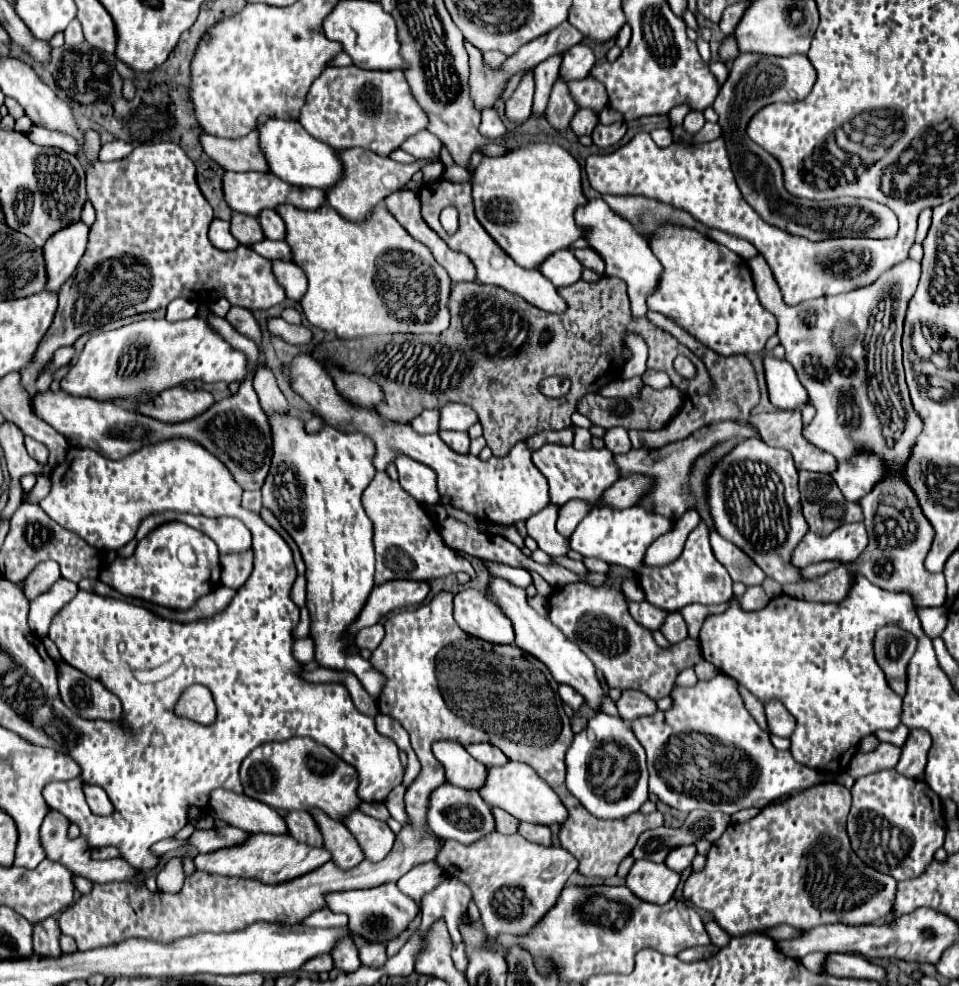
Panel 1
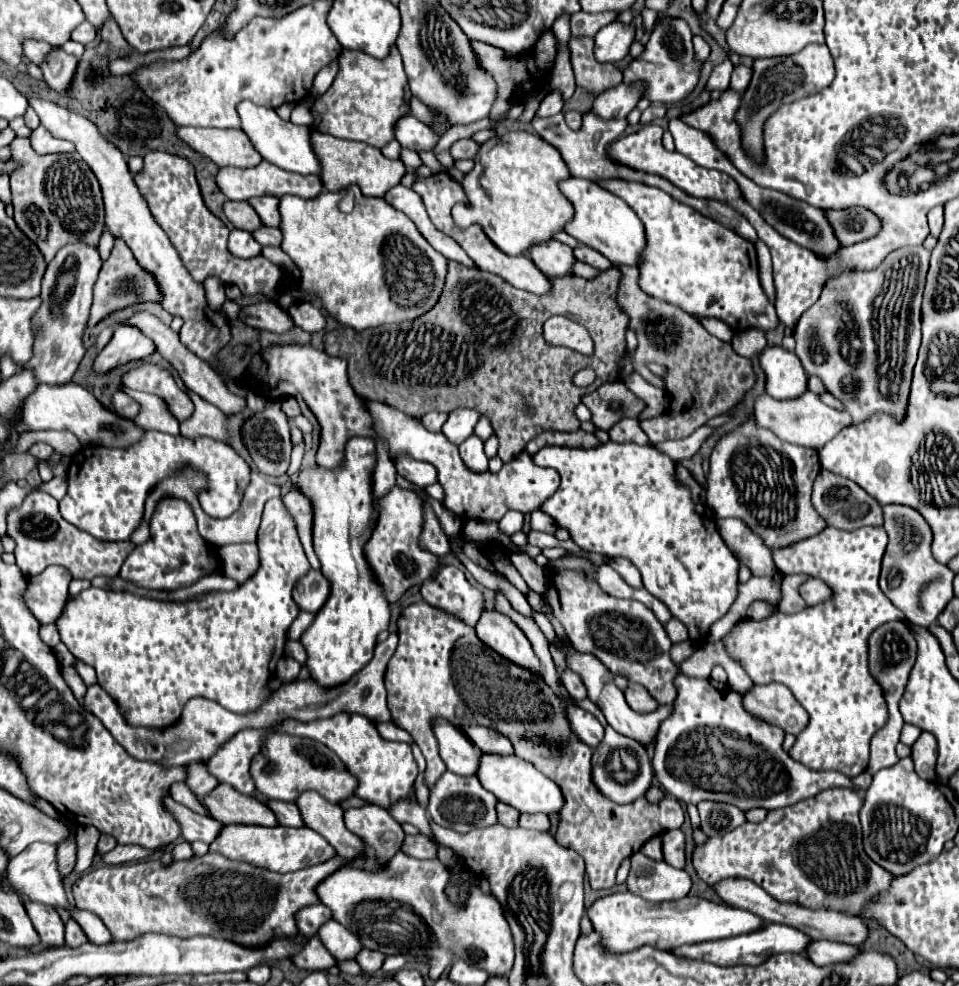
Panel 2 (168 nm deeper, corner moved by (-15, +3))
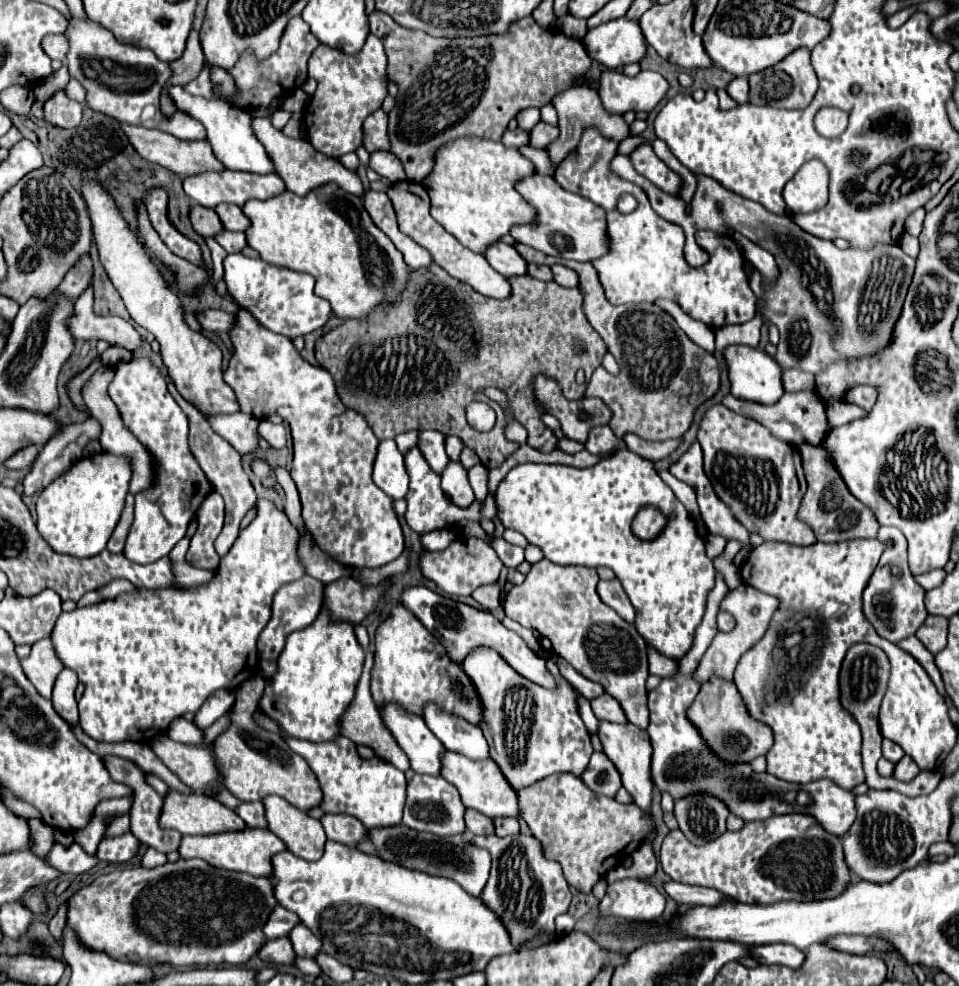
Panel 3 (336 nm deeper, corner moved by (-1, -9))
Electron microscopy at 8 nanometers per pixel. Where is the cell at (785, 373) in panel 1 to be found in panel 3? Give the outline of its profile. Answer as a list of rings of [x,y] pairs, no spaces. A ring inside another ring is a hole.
[[[729,346],[725,350],[725,360],[729,368],[729,380],[731,380],[731,394],[741,400],[757,402],[757,404],[775,404],[783,394],[783,382],[781,382],[781,368],[771,358],[759,348],[749,348],[749,346]]]

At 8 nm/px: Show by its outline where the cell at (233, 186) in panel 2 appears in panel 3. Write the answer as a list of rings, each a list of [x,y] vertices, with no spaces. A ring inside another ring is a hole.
[[[225,170],[225,172],[205,172],[205,174],[197,174],[197,176],[189,176],[183,180],[183,188],[185,194],[205,206],[205,208],[215,208],[217,204],[237,204],[243,206],[247,200],[269,200],[273,196],[283,194],[285,182],[273,174],[273,176],[257,176],[257,174],[249,174],[249,172],[233,172],[233,170]]]

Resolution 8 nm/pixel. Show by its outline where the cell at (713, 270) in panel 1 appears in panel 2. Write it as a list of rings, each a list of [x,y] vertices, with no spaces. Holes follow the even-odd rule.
[[[597,180],[599,186],[613,192],[641,218],[647,236],[647,248],[639,256],[639,288],[653,298],[681,306],[693,316],[721,318],[733,332],[751,326],[773,330],[779,322],[773,304],[767,300],[757,270],[757,256],[751,244],[723,224],[695,212],[673,200],[667,192],[633,180]]]

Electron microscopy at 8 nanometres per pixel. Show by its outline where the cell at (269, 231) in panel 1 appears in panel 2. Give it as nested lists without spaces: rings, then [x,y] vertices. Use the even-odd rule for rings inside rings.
[[[259,196],[255,200],[249,200],[249,204],[253,206],[253,210],[257,212],[259,220],[265,226],[279,228],[279,222],[281,222],[281,216],[279,216],[279,198],[275,198],[275,196]]]

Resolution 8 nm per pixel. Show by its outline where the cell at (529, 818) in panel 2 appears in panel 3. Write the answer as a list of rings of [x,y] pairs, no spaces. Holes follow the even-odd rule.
[[[493,818],[493,822],[495,822],[495,834],[497,836],[519,834],[519,820],[513,820],[513,818]]]

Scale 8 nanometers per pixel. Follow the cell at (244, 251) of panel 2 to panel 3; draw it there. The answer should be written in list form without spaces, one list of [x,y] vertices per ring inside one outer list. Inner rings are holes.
[[[227,254],[223,260],[225,284],[235,302],[249,310],[265,328],[283,334],[287,338],[305,336],[321,328],[331,318],[329,302],[313,292],[315,280],[305,272],[293,272],[287,268],[277,268],[265,264],[263,260],[253,260],[243,254]]]

